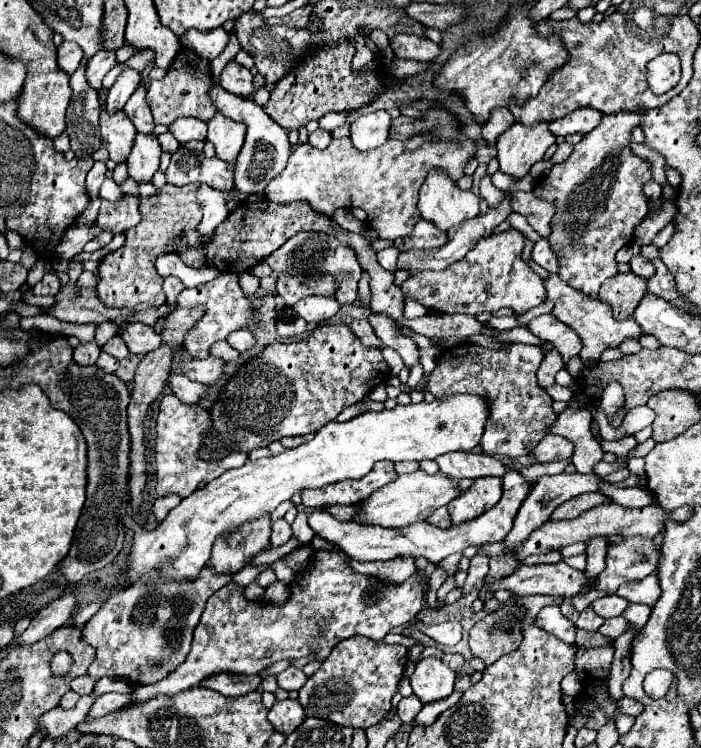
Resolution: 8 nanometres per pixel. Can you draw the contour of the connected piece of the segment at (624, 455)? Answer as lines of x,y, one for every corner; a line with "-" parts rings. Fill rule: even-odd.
625,436
617,441
601,440
599,442
603,452
611,452
617,455
617,459
627,462
629,452
635,447
636,439
634,436

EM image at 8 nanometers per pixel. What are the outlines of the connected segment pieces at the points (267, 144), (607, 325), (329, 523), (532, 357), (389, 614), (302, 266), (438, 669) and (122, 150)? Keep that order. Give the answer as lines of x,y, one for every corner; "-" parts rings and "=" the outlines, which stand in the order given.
212,84
210,88
210,100
216,106
216,110
220,114
224,114
226,118
232,118
236,122
244,122
246,124
246,142
244,148
240,150
240,156
236,160
236,168
234,168
234,186
244,192
244,194
256,194
262,192
268,184
268,180
272,180
274,176
278,176
288,162
290,156
290,142
288,142
288,132
282,130
266,112
262,106
258,106
252,98
242,98
236,94
230,94
228,90
224,90
220,84
=
550,274
546,280
544,280
544,286
546,286
546,300
554,302
554,308
552,308
552,316
556,316
560,322
568,324
572,330
578,332
584,348
580,352
580,358
584,364
592,362
592,360
598,360
600,358
600,352
608,346
618,346
624,338
638,338
642,328
632,320
632,318
626,318
626,320
616,320
612,316
612,310
608,308
608,304
596,300
596,298
588,298
584,294
578,294
574,288
570,288
568,284
564,284
556,274
=
508,472
508,476
502,478
502,486
504,486
504,494
494,508
490,508
488,512
484,512
476,520
464,522
460,526
452,526
448,530
440,530
428,522
412,524
412,528
406,528
404,532
392,532
390,528
360,528
360,524
340,522
336,518
332,518
328,512
320,512
320,510
310,514
308,524
314,530
314,534
326,538
328,542
338,544
350,558
354,558
358,562
394,560
400,556
412,556
412,558
422,556
422,558
428,558
432,564
436,564
450,554
462,552
466,546
480,546
480,544
486,544
492,540
502,540
512,530
514,516
516,516
522,500
526,498
526,494
530,490
530,482
526,482
520,476
520,472
=
464,342
454,348
446,348
440,354
432,372
432,394
436,398
452,394
476,394
484,398
488,402
490,416
482,436
482,452
518,458
532,452
558,416
552,408
554,400
536,380
536,370
542,358
544,352
530,344
508,344
496,350
=
320,550
316,556
318,556
318,560
312,566
298,572
298,574
306,574
306,576
294,578
292,594
282,606
264,604
262,600
248,600
244,596
244,588
238,586
236,582
228,582
218,592
214,592
206,602
200,624
196,626
192,650
186,658
186,662
180,664
180,668
176,668
176,672
172,672
172,676
164,678
160,684
136,686
130,692
128,704
140,704
140,702
150,700
158,694
174,696
178,692
200,686
206,678
210,678
214,674
222,674
222,672
224,674
260,674
262,670
266,670
268,666
272,666
274,662
278,662
282,658
302,658
302,656
308,656
310,652
318,652
316,658
324,660
324,658
328,658
330,650
340,640
346,640
346,638
356,636
356,634
372,638
372,640
382,640
392,628
414,620
416,614
420,612
424,588
422,588
422,582
416,574
410,576
404,584
388,588
386,584
376,584
376,580
354,572
344,562
344,554
=
300,232
292,236
286,244
282,244
278,250
274,250
264,260
276,274
292,274
298,276
300,272
306,272
312,278
332,276
336,282
334,298
340,302
340,306
350,306
358,296
358,282
362,276
362,268
356,260
356,254
352,248
340,244
336,238
324,234
324,232
=
422,658
416,664
414,674
410,676
412,690
422,702
432,702
450,696
450,692
454,690
454,680
456,672
450,670
438,658
=
104,88
98,90
100,100
100,130
102,130
102,144
110,152
110,160
124,162
130,148
132,148
132,136
136,134
134,124
128,120
124,110
118,110
110,114
106,110
106,96
108,92

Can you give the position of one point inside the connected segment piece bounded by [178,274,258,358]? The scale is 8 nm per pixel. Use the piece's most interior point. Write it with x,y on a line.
226,309

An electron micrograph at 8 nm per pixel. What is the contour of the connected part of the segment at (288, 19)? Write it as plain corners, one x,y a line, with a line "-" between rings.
304,6
284,18
270,18
266,24
290,24
294,28
310,28
312,26
312,10
308,6

